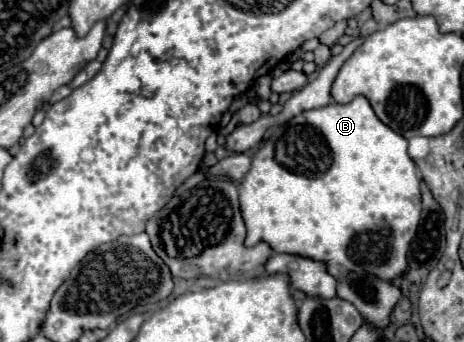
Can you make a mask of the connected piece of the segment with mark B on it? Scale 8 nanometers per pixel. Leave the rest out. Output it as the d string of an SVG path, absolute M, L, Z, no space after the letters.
M354 97L350 103L346 105L328 105L328 107L320 107L320 109L310 109L304 111L296 117L292 117L288 123L280 125L274 129L274 133L270 135L268 141L264 141L258 151L252 157L252 167L250 171L244 175L244 179L238 185L240 191L240 211L244 215L244 223L246 223L246 239L244 245L246 247L254 247L256 243L264 241L272 247L272 251L276 253L290 253L290 255L308 255L308 259L320 259L324 263L328 263L328 271L332 271L332 277L336 277L338 281L344 279L348 273L358 273L358 275L376 275L378 279L384 281L392 281L398 275L408 271L408 247L416 235L418 229L418 221L420 221L420 177L418 177L418 169L416 163L408 157L406 153L408 141L402 135L396 135L388 125L384 125L372 111L370 103L366 97Z

